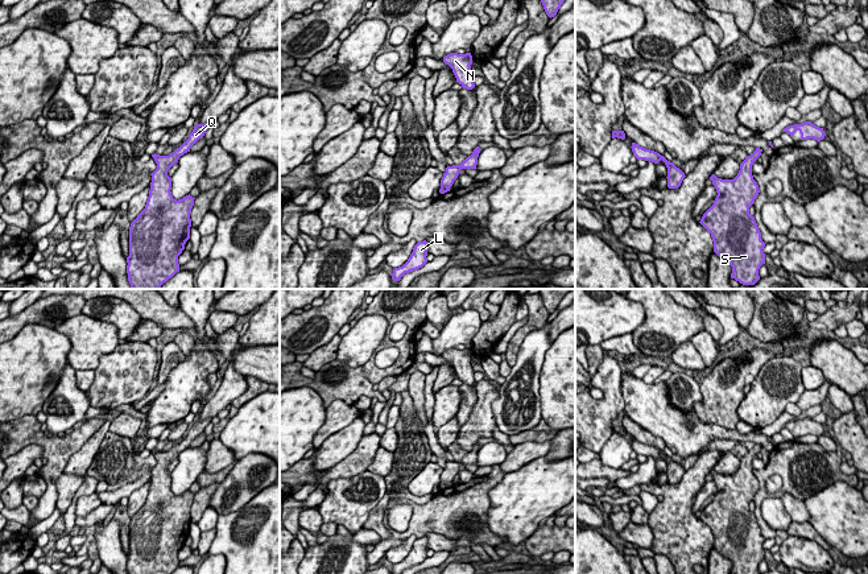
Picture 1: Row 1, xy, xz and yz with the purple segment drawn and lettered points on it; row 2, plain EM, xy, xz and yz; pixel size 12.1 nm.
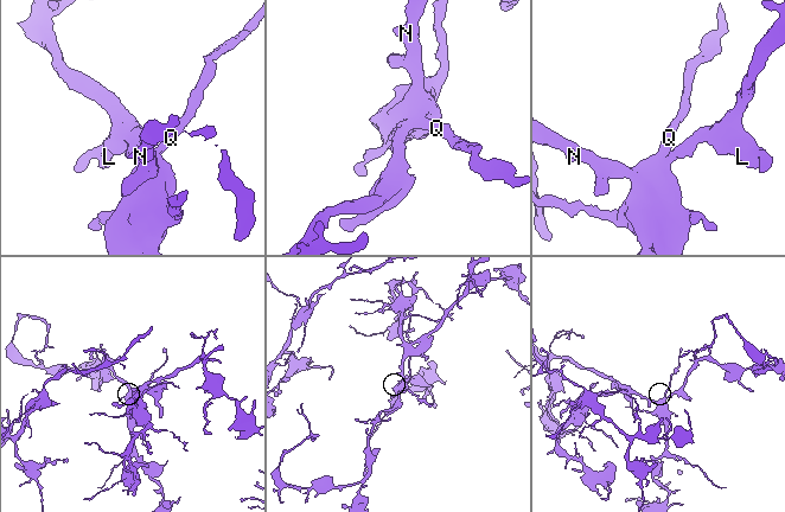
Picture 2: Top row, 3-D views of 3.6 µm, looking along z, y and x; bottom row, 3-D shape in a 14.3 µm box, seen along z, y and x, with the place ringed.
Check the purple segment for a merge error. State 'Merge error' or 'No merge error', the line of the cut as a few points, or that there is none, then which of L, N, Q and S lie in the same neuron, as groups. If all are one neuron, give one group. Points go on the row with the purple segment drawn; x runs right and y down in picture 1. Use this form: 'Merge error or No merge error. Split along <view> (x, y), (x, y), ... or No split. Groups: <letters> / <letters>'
No merge error. No split. Groups: L N Q S

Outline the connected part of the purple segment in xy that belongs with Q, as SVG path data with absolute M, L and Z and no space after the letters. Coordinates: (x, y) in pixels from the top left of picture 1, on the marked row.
M211 123L195 124L189 139L169 156L152 154L157 169L150 174L150 190L145 208L129 227L129 256L127 273L131 289L160 289L179 272L178 256L190 239L190 194L182 199L171 195L168 170L179 157L204 136Z

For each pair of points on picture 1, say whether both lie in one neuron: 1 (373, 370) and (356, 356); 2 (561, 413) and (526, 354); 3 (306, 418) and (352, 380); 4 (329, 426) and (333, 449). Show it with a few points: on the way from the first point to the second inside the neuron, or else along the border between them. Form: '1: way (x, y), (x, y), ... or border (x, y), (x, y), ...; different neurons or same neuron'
1: border (383, 337), (383, 341), (363, 366); different neurons
2: border (550, 347), (545, 354), (540, 376), (540, 408); different neurons
3: border (296, 387), (310, 387), (319, 396), (325, 408); different neurons
4: border (356, 417), (330, 434), (315, 449); different neurons

